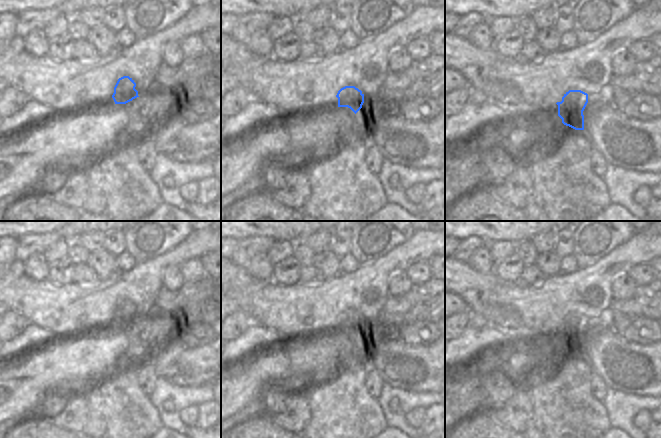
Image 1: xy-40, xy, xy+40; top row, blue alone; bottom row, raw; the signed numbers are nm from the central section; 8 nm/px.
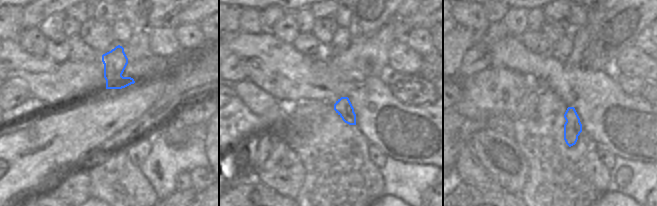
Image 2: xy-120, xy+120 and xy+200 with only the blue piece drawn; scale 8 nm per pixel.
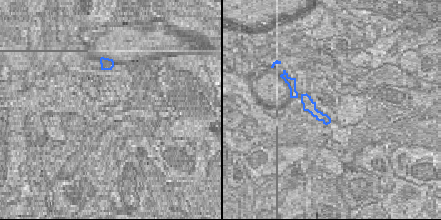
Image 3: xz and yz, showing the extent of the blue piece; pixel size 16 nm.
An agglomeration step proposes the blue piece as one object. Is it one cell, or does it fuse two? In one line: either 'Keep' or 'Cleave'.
Keep

